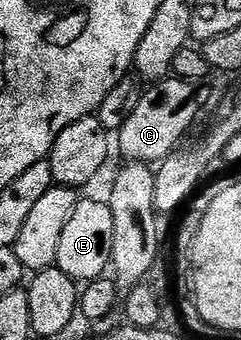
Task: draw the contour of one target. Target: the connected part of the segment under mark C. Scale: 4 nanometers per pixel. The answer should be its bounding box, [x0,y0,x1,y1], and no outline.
[118,78,207,166]

